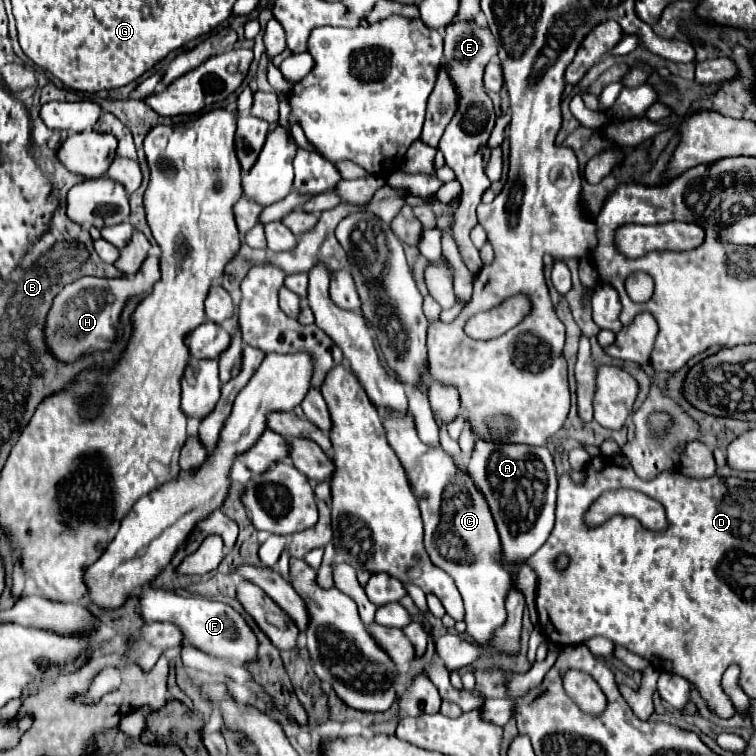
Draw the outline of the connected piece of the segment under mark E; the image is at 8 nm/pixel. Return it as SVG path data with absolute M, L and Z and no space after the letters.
M459 21L459 23L449 23L445 27L445 57L447 65L451 65L451 81L455 81L455 89L459 89L459 105L455 111L455 117L447 125L439 149L445 155L445 163L455 171L457 181L461 183L461 205L455 211L455 225L453 225L453 235L459 245L459 253L469 267L473 275L477 275L483 267L479 259L477 247L473 247L469 239L469 231L477 225L477 215L475 209L481 203L481 195L487 191L491 181L483 173L483 147L491 135L491 129L495 125L495 109L493 101L489 99L485 87L483 87L483 69L495 57L497 45L495 39L489 33L487 25L479 25L477 21Z

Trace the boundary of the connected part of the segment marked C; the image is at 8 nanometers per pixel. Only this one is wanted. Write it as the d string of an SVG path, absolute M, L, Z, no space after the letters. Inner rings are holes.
M385 411L383 425L389 445L401 459L401 465L411 483L411 491L417 497L425 527L423 543L431 557L431 563L453 577L465 601L467 635L477 645L487 645L493 629L505 623L505 599L507 589L511 589L509 573L495 559L495 553L501 551L501 543L491 511L469 475L461 473L455 467L453 459L441 447L433 449L419 441L411 413L401 415Z

